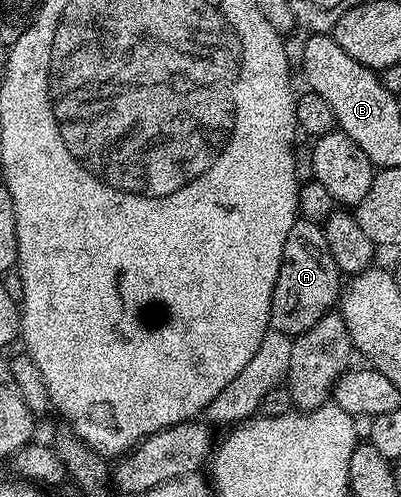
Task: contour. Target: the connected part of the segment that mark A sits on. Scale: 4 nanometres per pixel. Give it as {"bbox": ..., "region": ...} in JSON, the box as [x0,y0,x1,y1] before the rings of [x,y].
{"bbox":[270,217,343,336],"region":[[[298,217],[291,232],[287,232],[287,244],[283,244],[283,260],[279,264],[279,276],[271,300],[270,327],[290,336],[307,332],[315,320],[338,305],[342,289],[343,274],[331,256],[322,227]]]}

